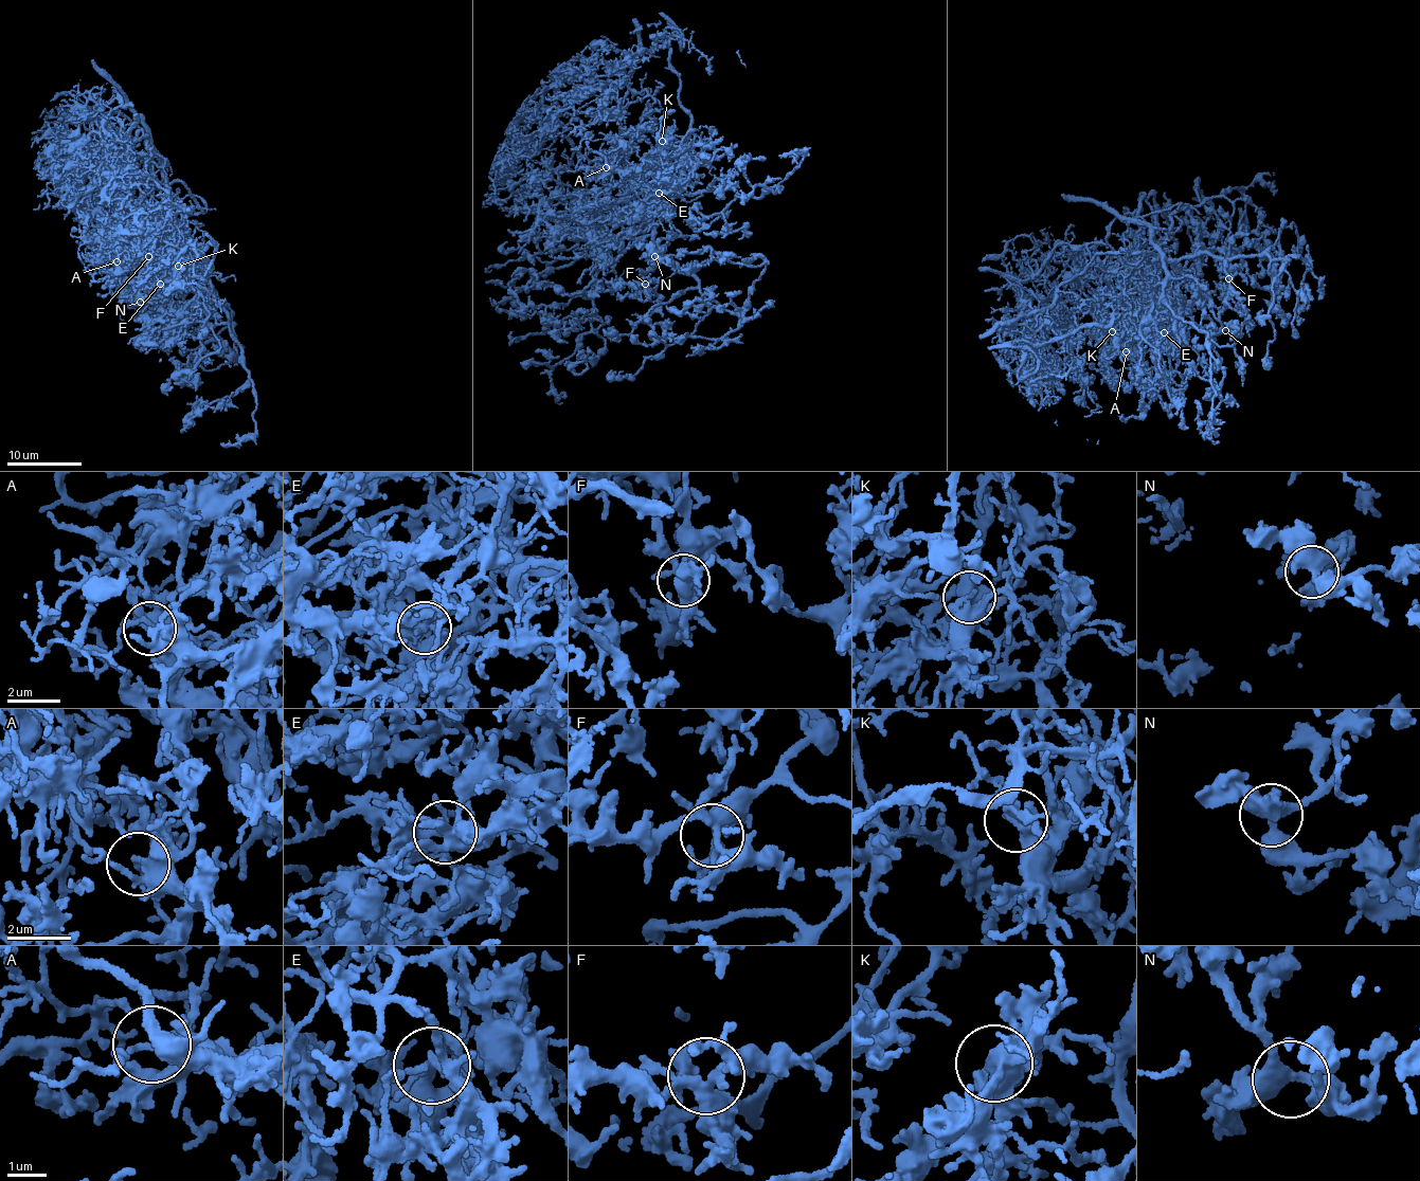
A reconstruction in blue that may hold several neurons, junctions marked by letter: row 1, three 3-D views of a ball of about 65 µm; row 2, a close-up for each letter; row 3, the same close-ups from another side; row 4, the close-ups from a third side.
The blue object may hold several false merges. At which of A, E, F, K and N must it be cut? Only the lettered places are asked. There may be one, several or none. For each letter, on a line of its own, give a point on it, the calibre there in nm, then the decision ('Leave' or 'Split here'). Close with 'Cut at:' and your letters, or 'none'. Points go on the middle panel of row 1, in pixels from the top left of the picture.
A: Place: (606, 167). Thickness 170 nm. Leave
E: Place: (659, 193). Thickness 200 nm. Split here
F: Place: (645, 284). Thickness 240 nm. Leave
K: Place: (662, 141). Thickness 280 nm. Leave
N: Place: (654, 256). Thickness 400 nm. Leave
Cut at: E

